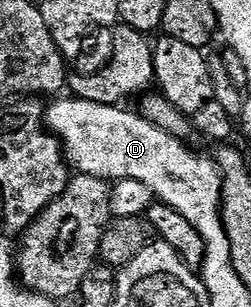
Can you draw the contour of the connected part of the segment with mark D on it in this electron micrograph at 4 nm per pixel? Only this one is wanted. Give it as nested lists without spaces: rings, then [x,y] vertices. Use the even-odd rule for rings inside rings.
[[[75,98],[60,100],[57,104],[48,104],[46,108],[46,123],[53,136],[60,141],[64,155],[71,167],[81,176],[93,176],[99,180],[117,182],[133,179],[145,183],[153,197],[161,204],[168,204],[178,214],[196,228],[223,228],[220,217],[220,195],[222,182],[219,168],[215,159],[199,156],[188,149],[189,145],[166,130],[154,126],[135,111],[127,112],[127,107],[115,104],[99,104],[86,102]]]

